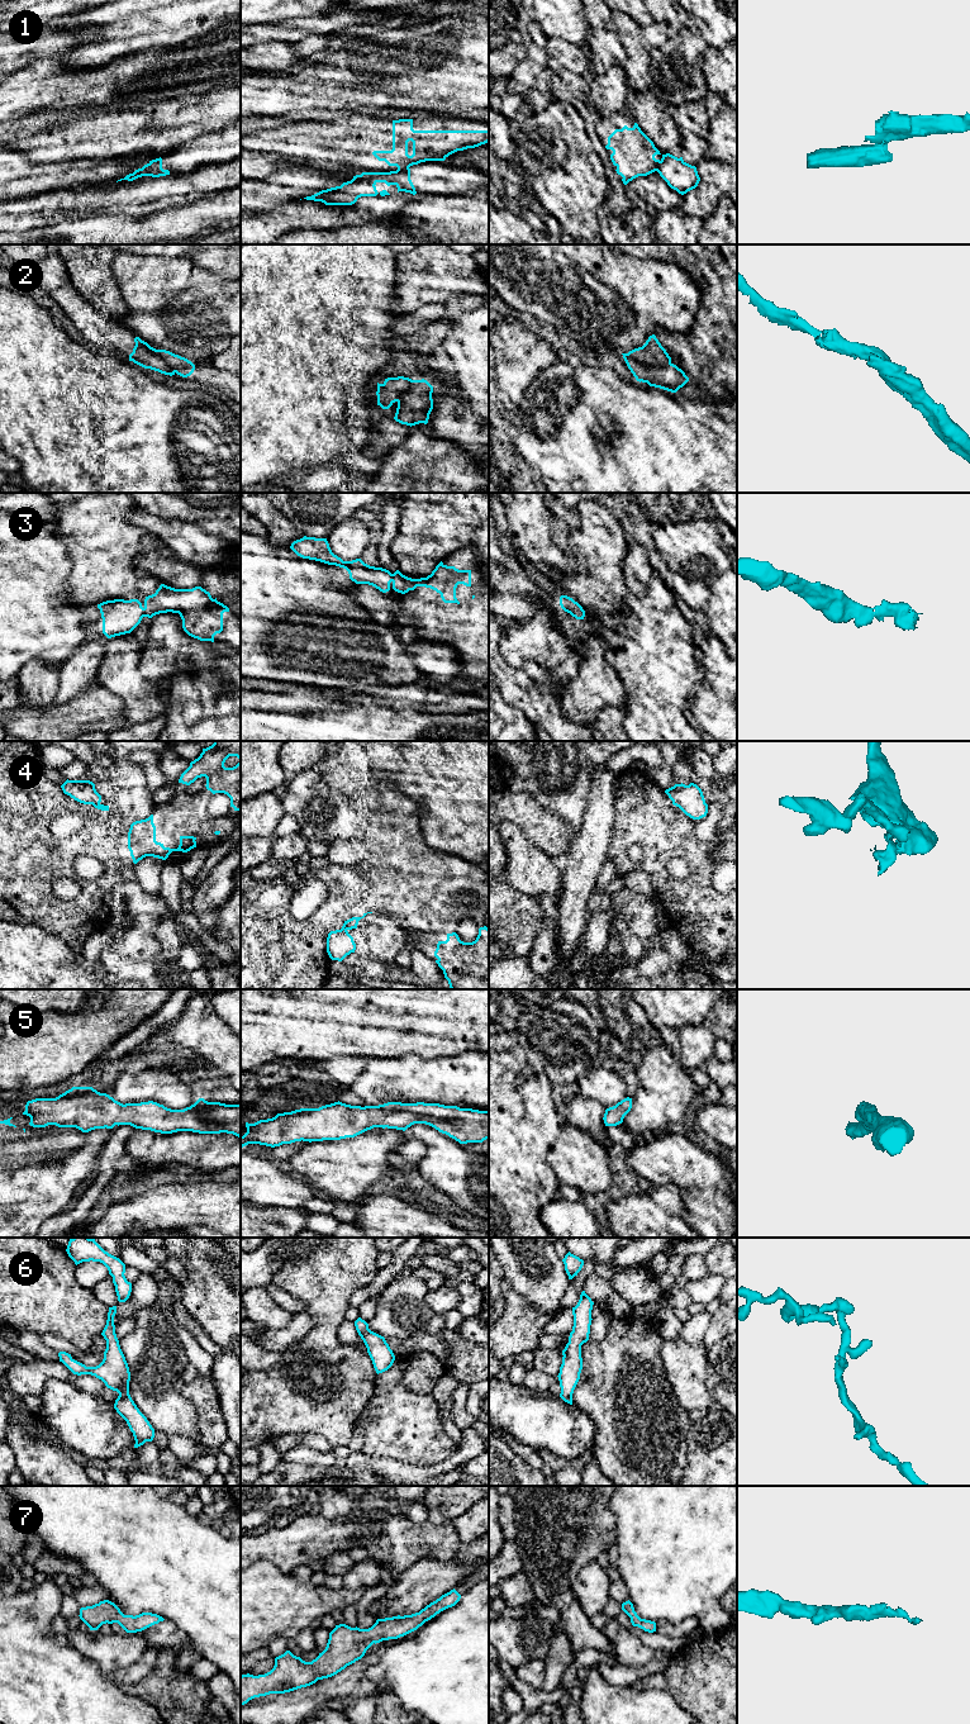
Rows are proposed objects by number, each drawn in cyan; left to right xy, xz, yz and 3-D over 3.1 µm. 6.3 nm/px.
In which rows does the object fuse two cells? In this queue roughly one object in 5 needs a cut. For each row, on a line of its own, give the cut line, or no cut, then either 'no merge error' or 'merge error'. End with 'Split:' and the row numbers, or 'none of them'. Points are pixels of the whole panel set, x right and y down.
1: cut in xz along (408, 166), (398, 170); merge error
2: cut in yz along (626, 354), (648, 365), (665, 366), (670, 362); merge error
3: no cut; no merge error
4: cut in xz along (342, 927), (346, 930); merge error
5: no cut; no merge error
6: no cut; no merge error
7: no cut; no merge error
Split: 1, 2, 4

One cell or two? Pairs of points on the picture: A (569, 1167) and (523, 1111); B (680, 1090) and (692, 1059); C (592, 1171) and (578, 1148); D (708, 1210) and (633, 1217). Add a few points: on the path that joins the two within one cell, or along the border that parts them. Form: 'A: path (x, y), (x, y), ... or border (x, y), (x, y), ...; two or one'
A: border (562, 1124), (547, 1153), (547, 1162), (555, 1174); two
B: border (679, 1062), (685, 1068); two
C: path (586, 1166), (578, 1157), (578, 1153); one
D: border (675, 1185), (685, 1209), (685, 1220), (689, 1224); two

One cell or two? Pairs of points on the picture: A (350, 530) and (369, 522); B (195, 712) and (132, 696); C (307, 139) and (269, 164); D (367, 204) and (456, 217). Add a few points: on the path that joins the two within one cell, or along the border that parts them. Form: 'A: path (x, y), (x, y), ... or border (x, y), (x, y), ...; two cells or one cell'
A: border (351, 517), (360, 521), (369, 530), (371, 542); two cells
B: border (148, 679), (165, 683), (165, 712); two cells
C: path (298, 143), (286, 146), (277, 155); one cell
D: border (410, 202), (390, 218); two cells

